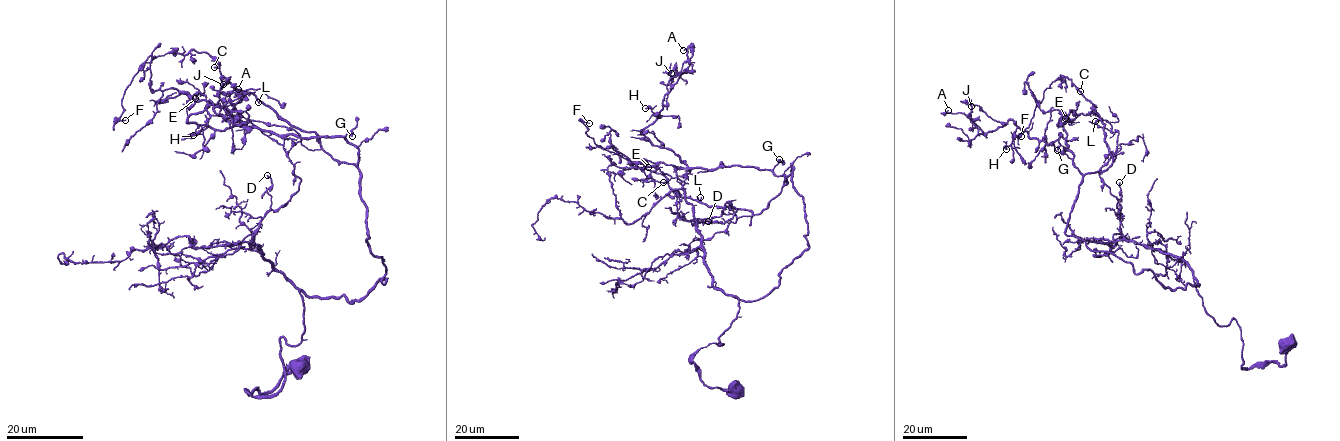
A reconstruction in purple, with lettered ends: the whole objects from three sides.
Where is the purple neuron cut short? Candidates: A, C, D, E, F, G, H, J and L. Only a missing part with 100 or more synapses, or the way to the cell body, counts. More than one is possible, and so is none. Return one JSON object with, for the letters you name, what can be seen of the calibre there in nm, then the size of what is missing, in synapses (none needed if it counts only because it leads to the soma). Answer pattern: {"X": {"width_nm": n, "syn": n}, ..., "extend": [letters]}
{"L": {"width_nm": 280, "syn": 180}, "extend": ["L"]}

